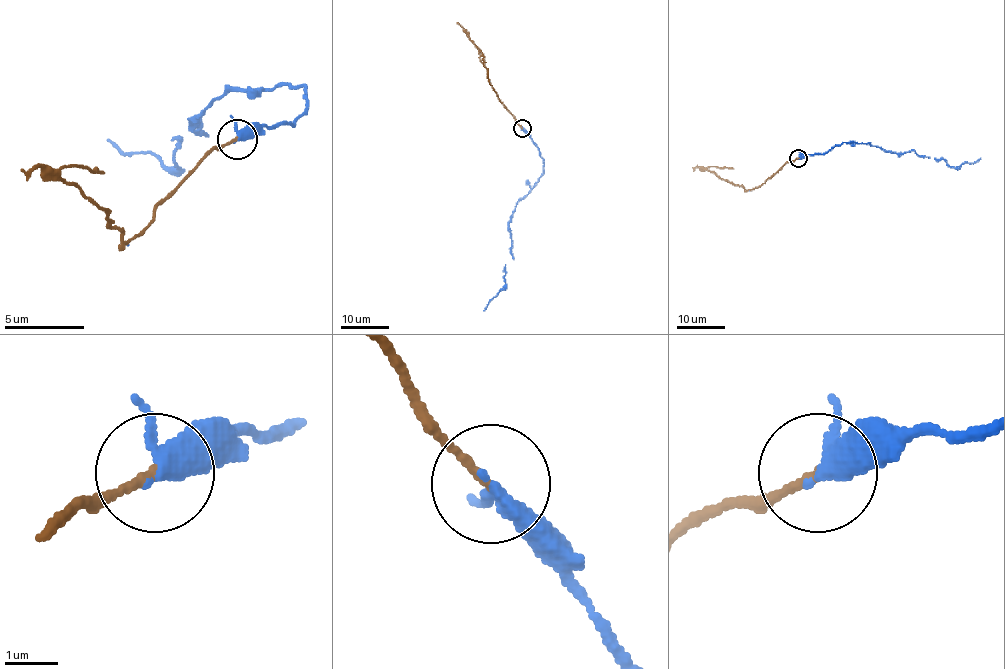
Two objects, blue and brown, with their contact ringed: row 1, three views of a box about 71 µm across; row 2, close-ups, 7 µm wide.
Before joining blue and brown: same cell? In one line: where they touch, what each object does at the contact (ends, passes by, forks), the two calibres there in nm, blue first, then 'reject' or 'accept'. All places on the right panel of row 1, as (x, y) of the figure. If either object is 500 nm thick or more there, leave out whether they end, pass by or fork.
(798, 158) | blue passes by | brown ends | 280/150 nm | accept

